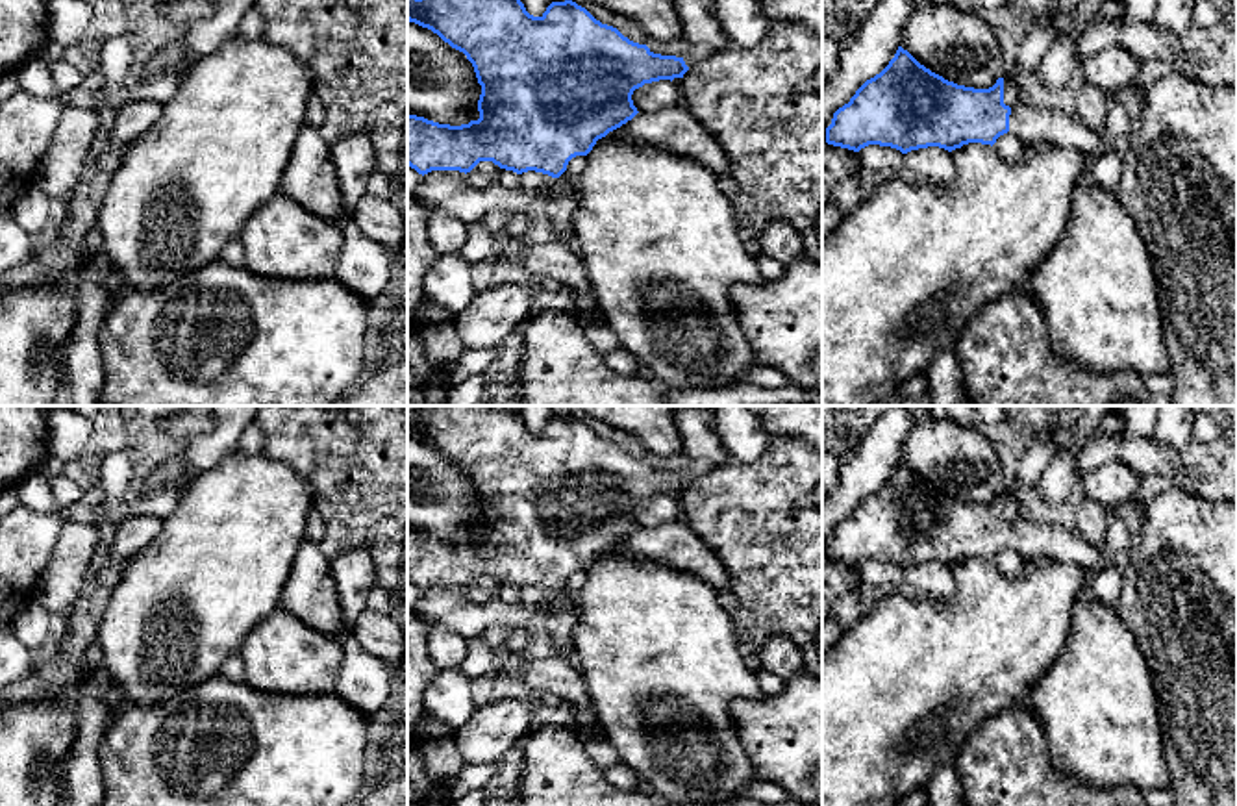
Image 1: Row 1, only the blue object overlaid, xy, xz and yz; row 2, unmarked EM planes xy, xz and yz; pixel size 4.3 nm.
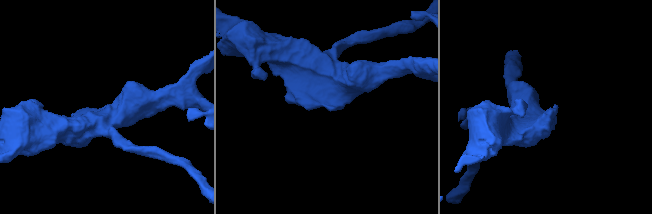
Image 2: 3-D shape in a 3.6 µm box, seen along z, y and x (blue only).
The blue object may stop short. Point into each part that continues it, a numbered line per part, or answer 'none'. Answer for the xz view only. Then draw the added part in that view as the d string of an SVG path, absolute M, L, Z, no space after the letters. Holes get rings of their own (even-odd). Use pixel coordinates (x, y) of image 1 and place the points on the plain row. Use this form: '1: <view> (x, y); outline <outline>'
1: xz (560, 617); outline M554 593L548 600L541 602L541 611L546 615L550 643L556 649L556 656L578 667L578 656L572 645L572 630L576 626L574 604L576 598Z

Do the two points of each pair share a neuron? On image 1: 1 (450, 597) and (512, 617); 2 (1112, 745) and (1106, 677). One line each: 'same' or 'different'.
1: same
2: same

